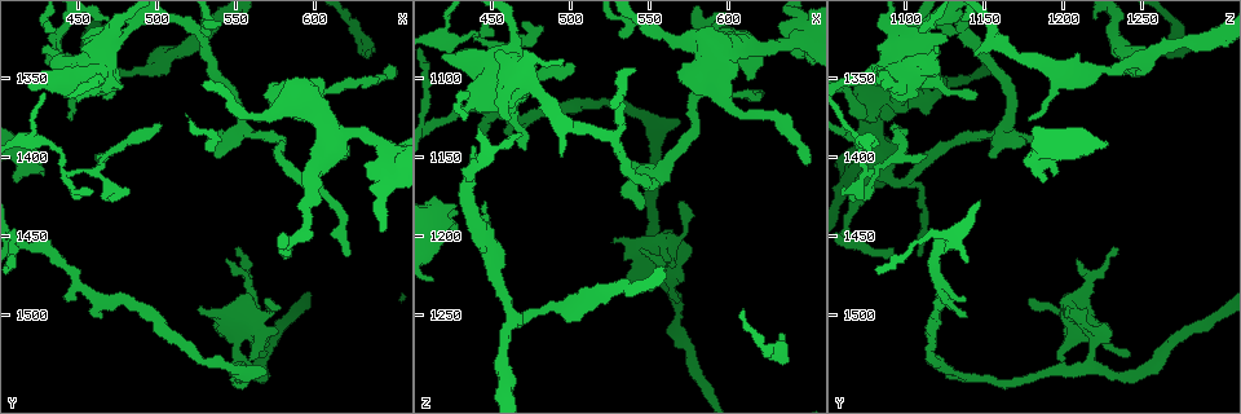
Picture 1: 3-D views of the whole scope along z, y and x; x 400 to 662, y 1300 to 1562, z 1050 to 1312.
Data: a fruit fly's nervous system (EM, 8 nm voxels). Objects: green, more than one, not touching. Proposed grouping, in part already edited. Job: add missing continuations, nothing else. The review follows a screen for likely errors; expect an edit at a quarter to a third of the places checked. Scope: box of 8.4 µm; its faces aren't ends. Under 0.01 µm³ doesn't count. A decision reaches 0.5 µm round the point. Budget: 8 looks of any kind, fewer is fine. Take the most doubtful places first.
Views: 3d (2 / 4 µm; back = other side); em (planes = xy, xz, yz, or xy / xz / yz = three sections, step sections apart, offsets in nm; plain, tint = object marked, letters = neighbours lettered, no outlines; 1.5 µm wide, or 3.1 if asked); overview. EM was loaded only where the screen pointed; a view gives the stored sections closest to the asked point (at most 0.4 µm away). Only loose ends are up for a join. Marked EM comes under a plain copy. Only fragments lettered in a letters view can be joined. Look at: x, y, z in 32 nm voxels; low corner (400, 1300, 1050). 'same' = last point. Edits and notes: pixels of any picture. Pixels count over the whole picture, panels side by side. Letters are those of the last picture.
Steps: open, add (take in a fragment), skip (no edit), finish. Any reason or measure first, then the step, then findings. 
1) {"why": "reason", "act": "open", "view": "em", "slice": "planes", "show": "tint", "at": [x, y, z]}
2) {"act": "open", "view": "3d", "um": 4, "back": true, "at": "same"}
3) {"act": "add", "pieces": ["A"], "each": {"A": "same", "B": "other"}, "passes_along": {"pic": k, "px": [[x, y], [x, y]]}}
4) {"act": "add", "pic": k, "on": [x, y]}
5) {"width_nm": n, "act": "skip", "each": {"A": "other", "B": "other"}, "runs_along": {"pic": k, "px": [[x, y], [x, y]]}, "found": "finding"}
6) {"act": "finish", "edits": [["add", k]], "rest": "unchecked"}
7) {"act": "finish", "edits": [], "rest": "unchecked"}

{"why": "thin end", "act": "open", "view": "em", "slice": "planes", "show": "letters", "at": [500, 1380, 1090]}

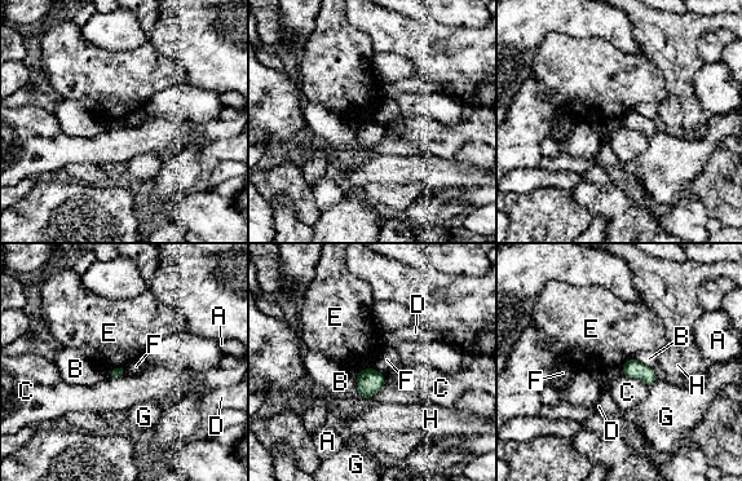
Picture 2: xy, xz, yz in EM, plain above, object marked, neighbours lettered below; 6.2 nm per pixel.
{"act": "skip", "each": {"A": "other", "B": "other", "C": "other", "D": "other", "E": "other", "F": "other", "G": "other", "H": "other"}, "found": "no lettered fragment goes on from it"}

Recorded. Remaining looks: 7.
{"why": "thin end", "act": "open", "view": "3d", "um": 2, "at": [620, 1462, 1110]}

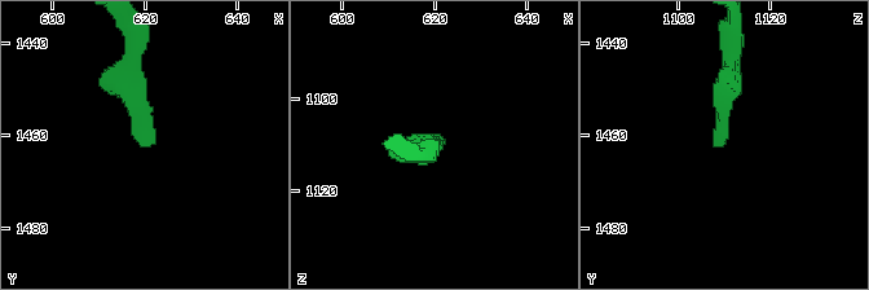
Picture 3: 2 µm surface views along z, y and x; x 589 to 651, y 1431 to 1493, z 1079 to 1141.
{"why": "shape alone is not enough", "act": "open", "view": "em", "slice": "planes", "show": "letters", "at": [620, 1463, 1109]}

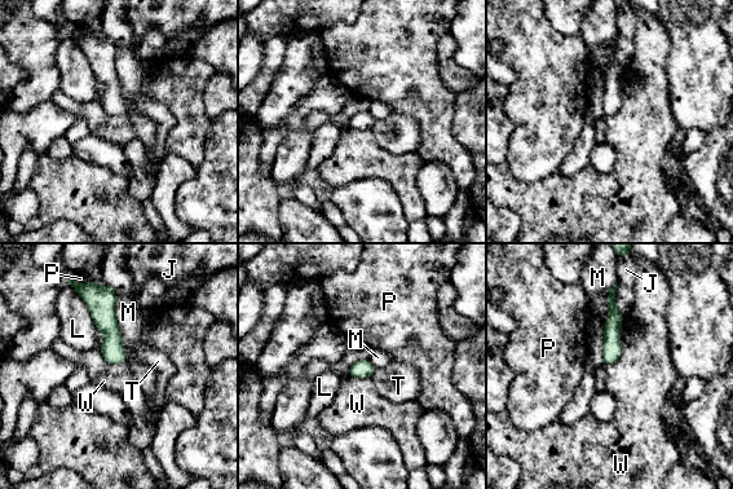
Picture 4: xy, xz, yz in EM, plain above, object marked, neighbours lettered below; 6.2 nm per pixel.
{"width_nm": 110, "act": "skip", "each": {"J": "other", "L": "other", "M": "other", "P": "other", "T": "other", "W": "other"}, "border": {"pic": 4, "px": [[625, 316], [621, 355], [604, 365]]}, "found": "none of them fits"}

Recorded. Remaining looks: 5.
{"why": "free end", "act": "open", "view": "em", "slice": "planes", "show": "letters", "at": [568, 1534, 1126]}

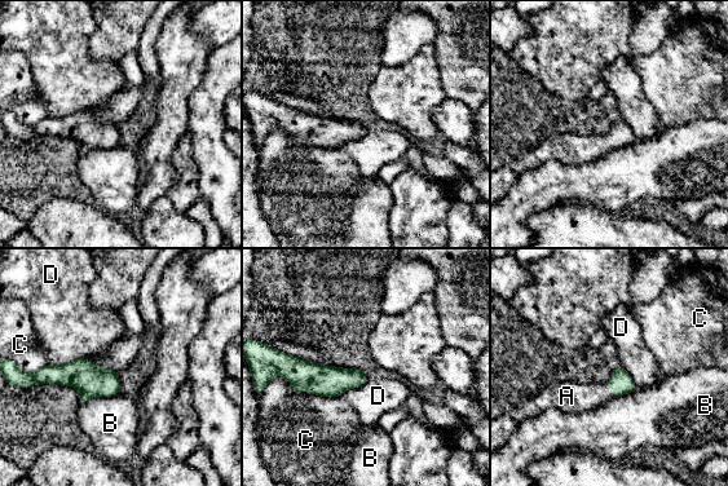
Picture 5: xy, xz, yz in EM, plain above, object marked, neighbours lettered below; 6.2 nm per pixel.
{"act": "add", "pieces": ["A"], "each": {"A": "same", "B": "other", "C": "other", "D": "other"}, "passes_along": {"pic": 5, "px": [[620, 383], [609, 388], [570, 396]]}, "found": "the neuron continues"}

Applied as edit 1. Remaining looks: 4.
{"act": "finish", "edits": [["add", 5]], "rest": "unchecked"}

